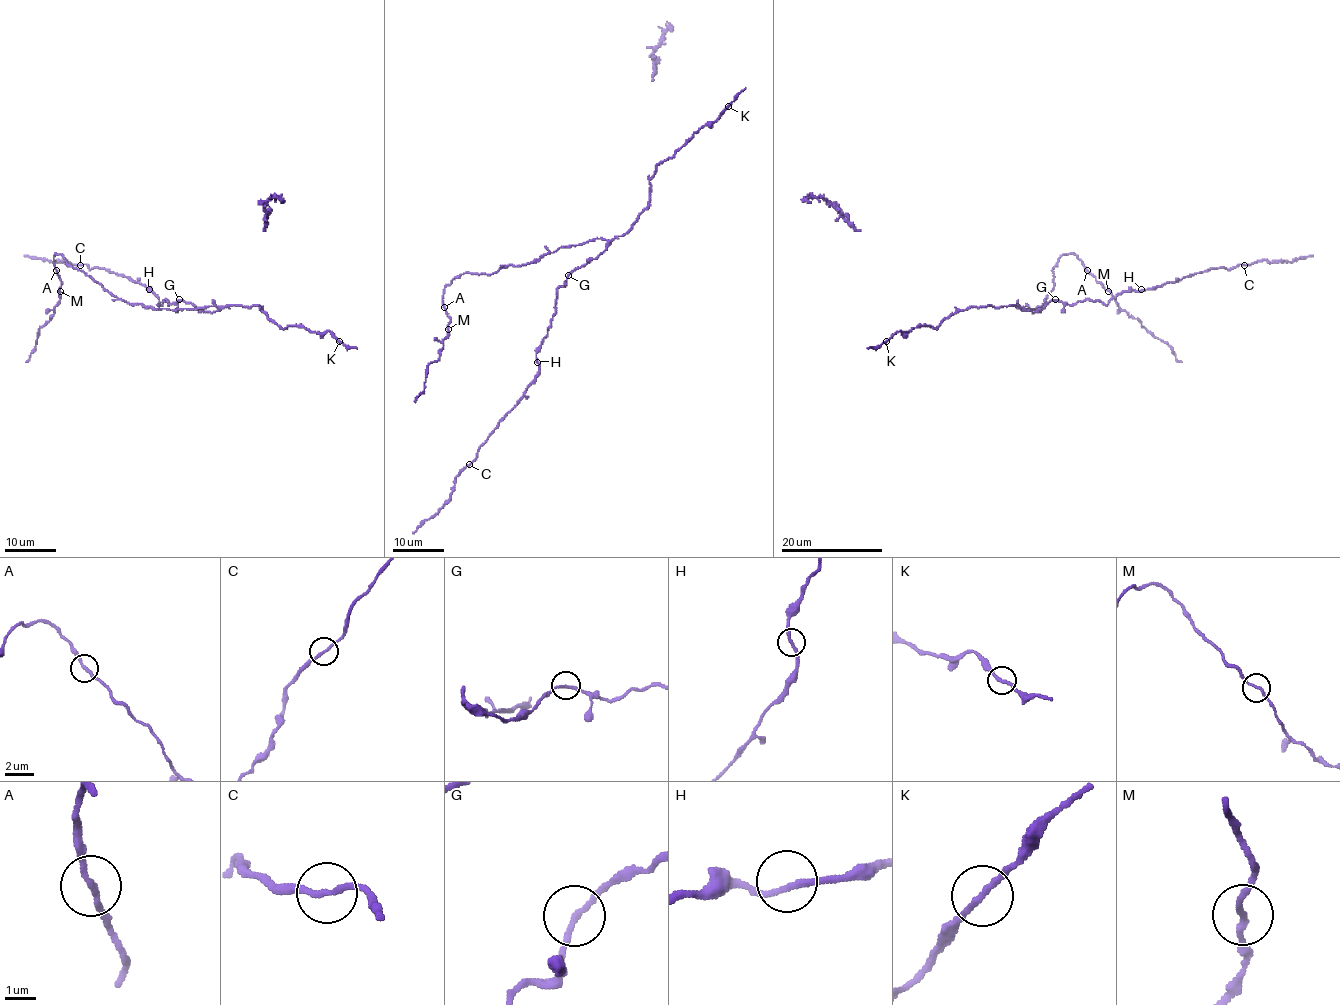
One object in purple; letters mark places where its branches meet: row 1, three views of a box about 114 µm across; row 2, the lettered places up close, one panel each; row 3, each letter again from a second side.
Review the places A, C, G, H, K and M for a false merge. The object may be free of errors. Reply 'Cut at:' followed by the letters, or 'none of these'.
Cut at: C

